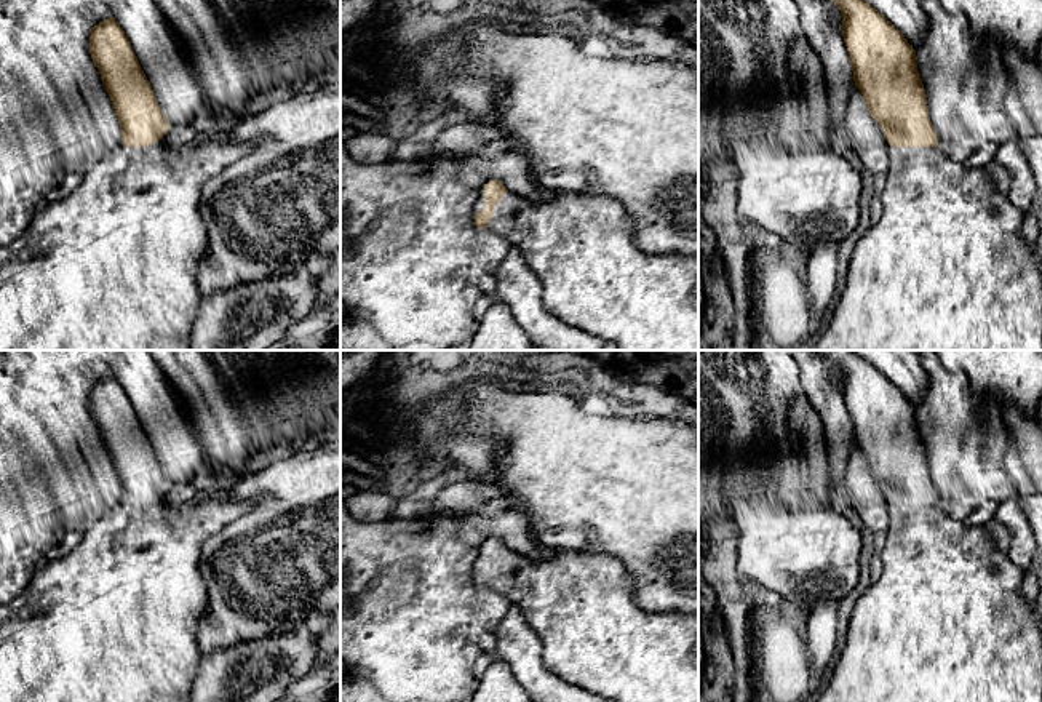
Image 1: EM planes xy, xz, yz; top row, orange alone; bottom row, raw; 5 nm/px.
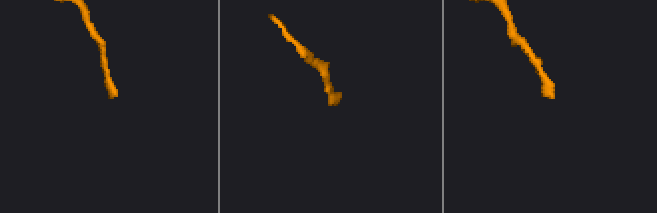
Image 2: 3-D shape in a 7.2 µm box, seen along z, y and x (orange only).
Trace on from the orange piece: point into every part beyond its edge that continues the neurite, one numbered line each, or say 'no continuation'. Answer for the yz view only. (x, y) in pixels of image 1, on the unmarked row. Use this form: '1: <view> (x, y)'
1: yz (946, 622)

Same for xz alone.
1: xz (593, 634)

